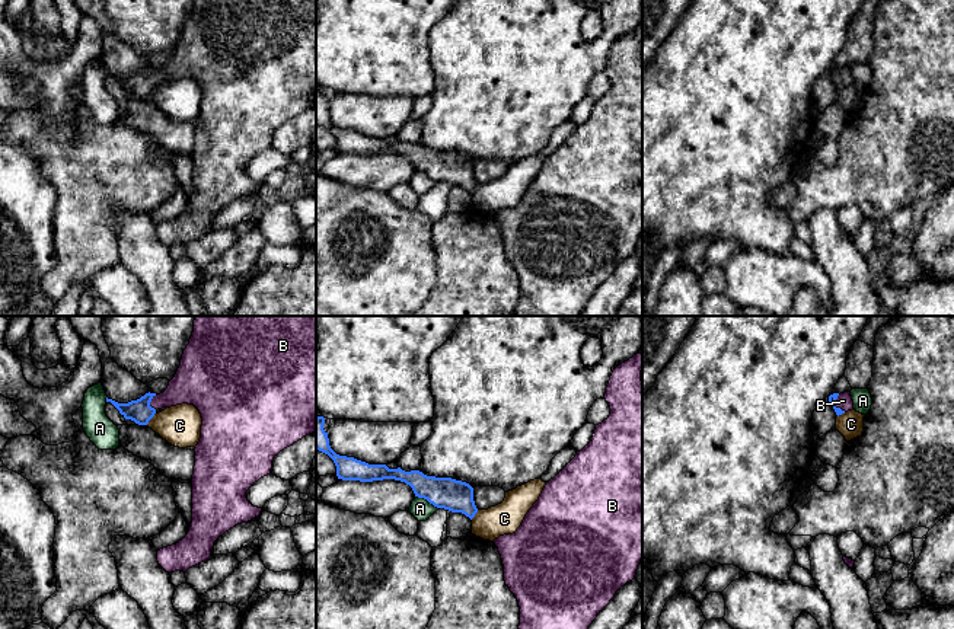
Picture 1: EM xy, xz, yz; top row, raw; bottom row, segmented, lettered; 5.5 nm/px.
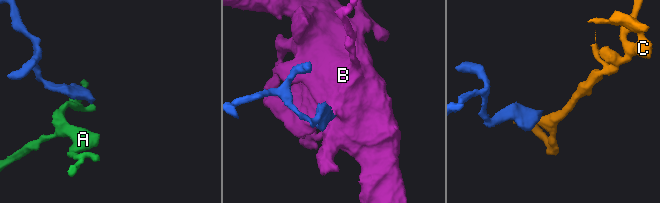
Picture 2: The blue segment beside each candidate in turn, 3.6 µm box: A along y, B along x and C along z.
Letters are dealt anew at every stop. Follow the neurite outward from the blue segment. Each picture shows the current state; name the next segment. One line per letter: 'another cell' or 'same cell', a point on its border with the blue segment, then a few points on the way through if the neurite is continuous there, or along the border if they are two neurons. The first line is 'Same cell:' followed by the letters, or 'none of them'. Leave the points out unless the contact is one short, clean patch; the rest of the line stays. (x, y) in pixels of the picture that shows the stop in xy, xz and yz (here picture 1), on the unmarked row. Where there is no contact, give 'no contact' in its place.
Same cell: B
A: another cell | xz (427, 173) | along xz (415, 169), (427, 173), (437, 182)
B: same cell | xy (149, 77) | across xy (139, 85), (149, 77), (163, 74), (190, 58)
C: another cell | xy (152, 91) | along xy (155, 86), (146, 98)

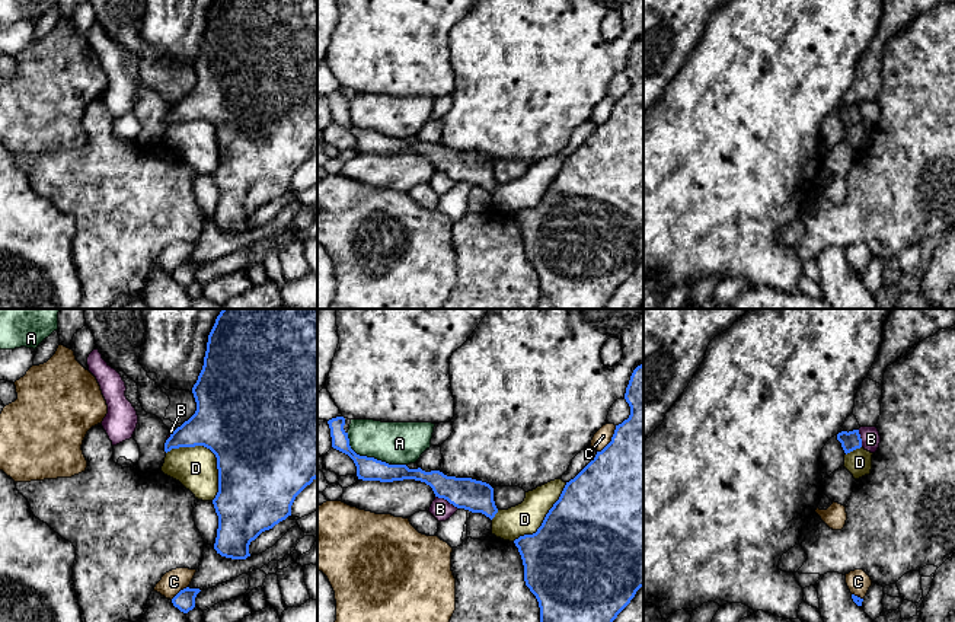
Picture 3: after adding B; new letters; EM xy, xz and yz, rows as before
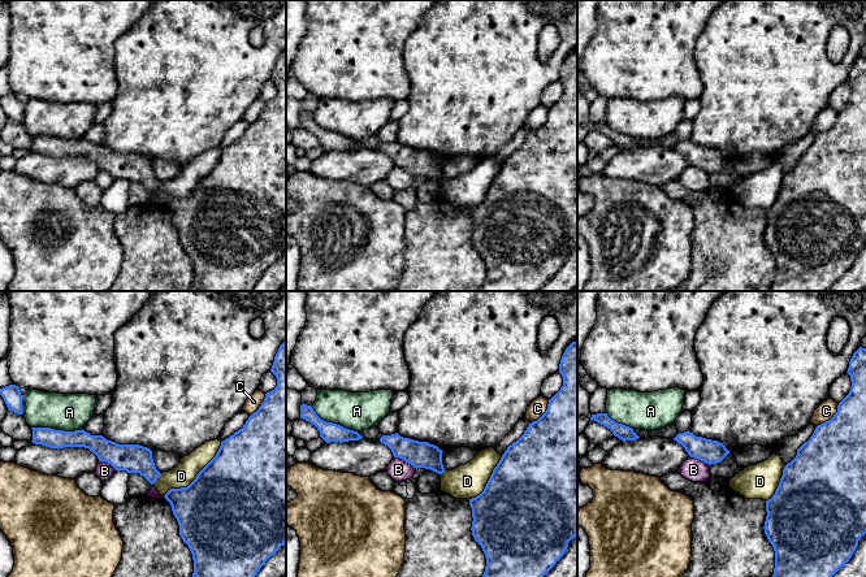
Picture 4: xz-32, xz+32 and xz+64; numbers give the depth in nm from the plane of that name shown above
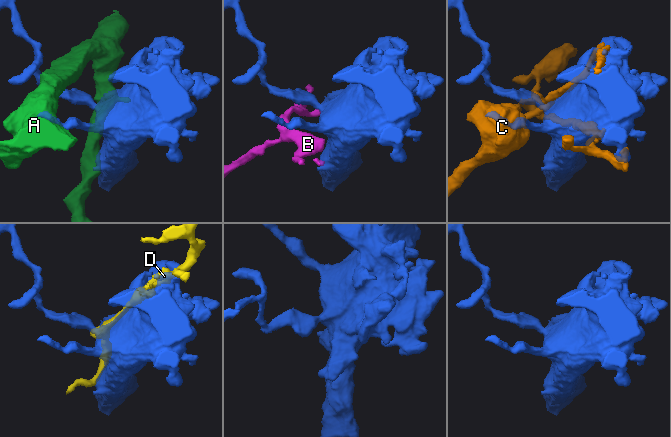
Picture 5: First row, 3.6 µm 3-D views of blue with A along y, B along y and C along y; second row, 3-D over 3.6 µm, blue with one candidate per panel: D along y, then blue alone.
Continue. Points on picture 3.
Same cell: none of them
A: another cell | xz (363, 130)
B: another cell | xz (447, 174)
C: another cell | xz (612, 114)
D: another cell | xy (214, 127)

